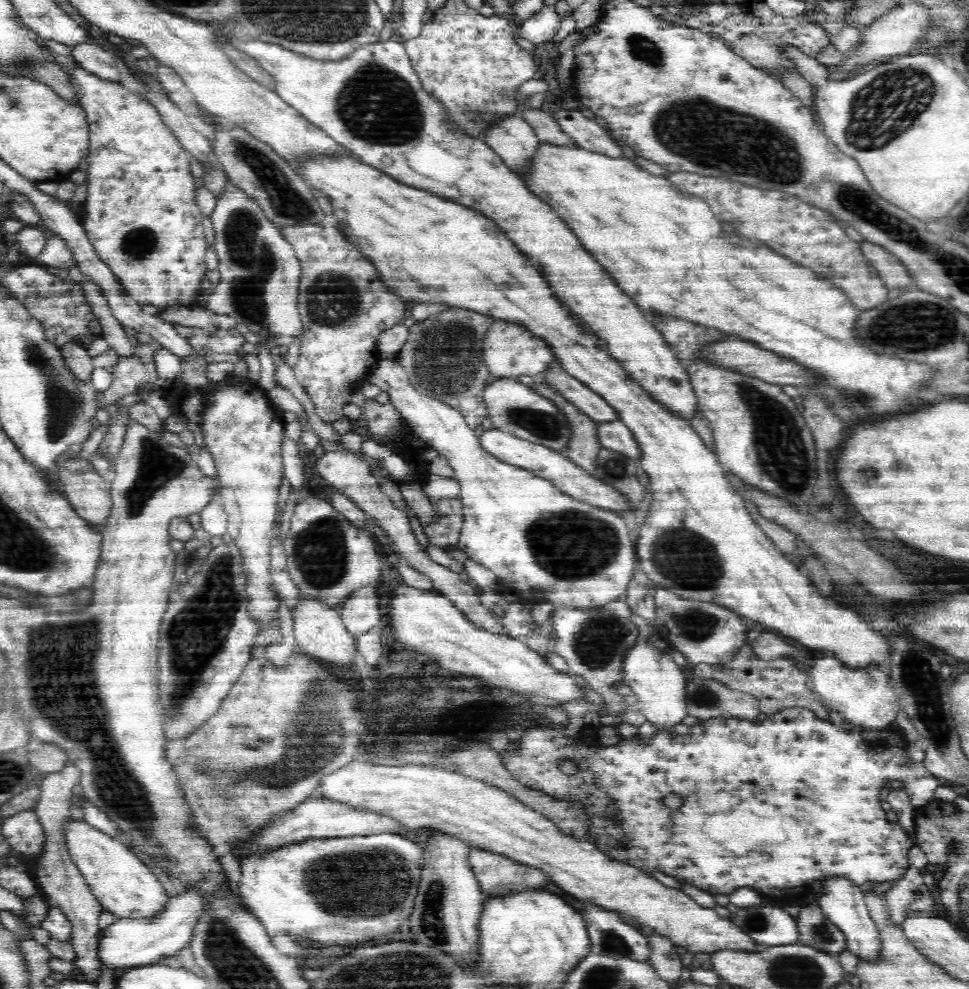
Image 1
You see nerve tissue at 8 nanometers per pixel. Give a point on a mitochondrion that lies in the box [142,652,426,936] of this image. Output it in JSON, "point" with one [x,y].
{"point":[372,882]}

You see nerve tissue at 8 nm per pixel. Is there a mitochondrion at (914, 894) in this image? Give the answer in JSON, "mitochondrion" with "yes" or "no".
{"mitochondrion":"yes"}

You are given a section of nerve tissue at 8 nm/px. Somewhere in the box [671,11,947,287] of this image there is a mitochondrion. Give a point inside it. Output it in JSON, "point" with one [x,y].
{"point":[888,107]}

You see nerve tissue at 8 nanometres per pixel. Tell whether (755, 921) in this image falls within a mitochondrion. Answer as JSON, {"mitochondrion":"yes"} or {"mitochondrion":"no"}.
{"mitochondrion":"yes"}

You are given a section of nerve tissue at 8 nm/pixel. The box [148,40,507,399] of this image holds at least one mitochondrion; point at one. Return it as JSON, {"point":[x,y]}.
{"point":[377,106]}

